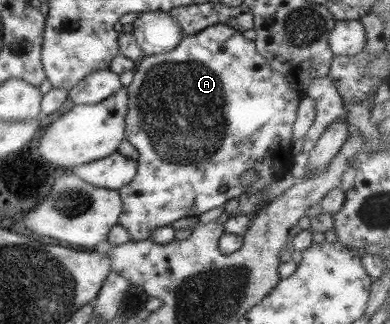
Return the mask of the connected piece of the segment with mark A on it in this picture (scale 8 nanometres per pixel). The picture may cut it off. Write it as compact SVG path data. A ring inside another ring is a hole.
M215 24L204 27L196 34L183 35L181 41L171 51L163 54L142 57L137 61L133 69L132 82L126 88L127 92L127 111L125 116L124 139L127 140L137 151L136 172L133 179L125 186L117 190L122 201L122 212L119 215L117 224L124 227L133 241L148 239L150 231L156 227L169 226L176 219L181 217L199 216L204 211L221 207L226 201L237 197L240 193L255 195L258 191L266 189L275 179L281 179L283 173L288 170L293 155L290 153L292 145L291 126L295 121L295 111L297 109L298 97L295 95L286 82L286 77L271 67L257 53L255 44L232 27L223 24ZM247 169L253 169L257 174L257 180L249 186L243 188L239 184L239 176ZM226 185L225 192L219 192L219 187Z

